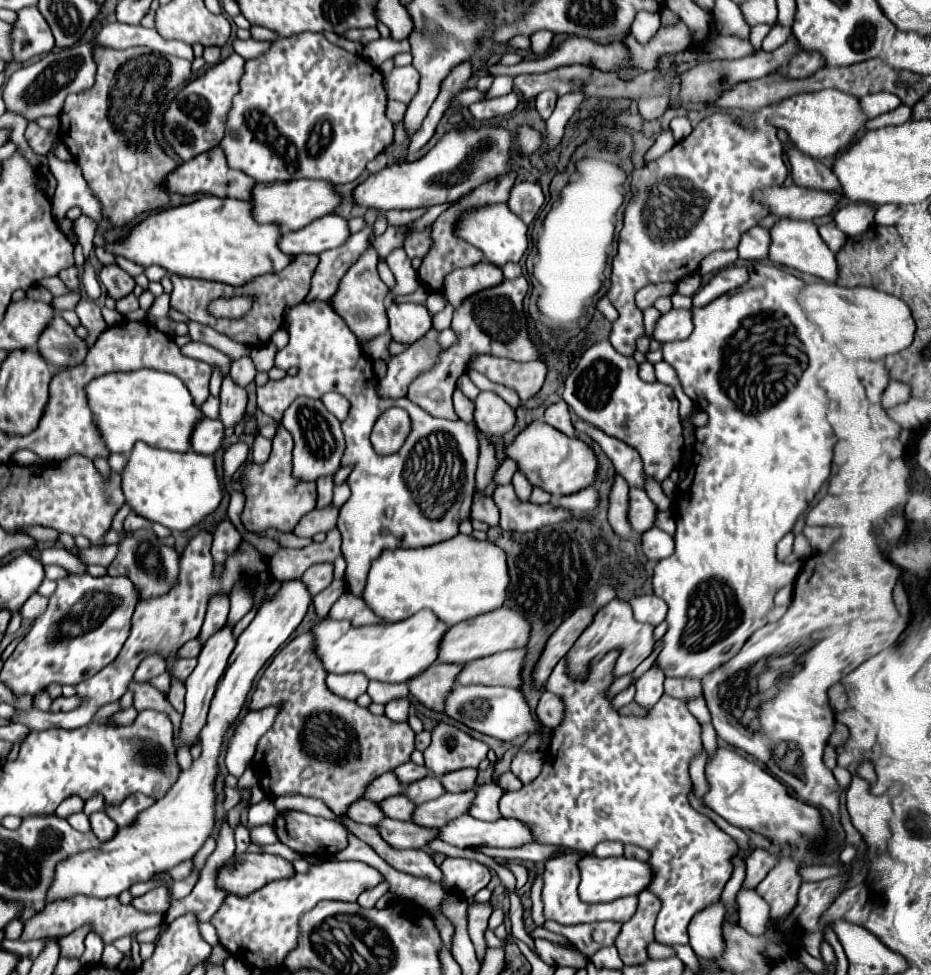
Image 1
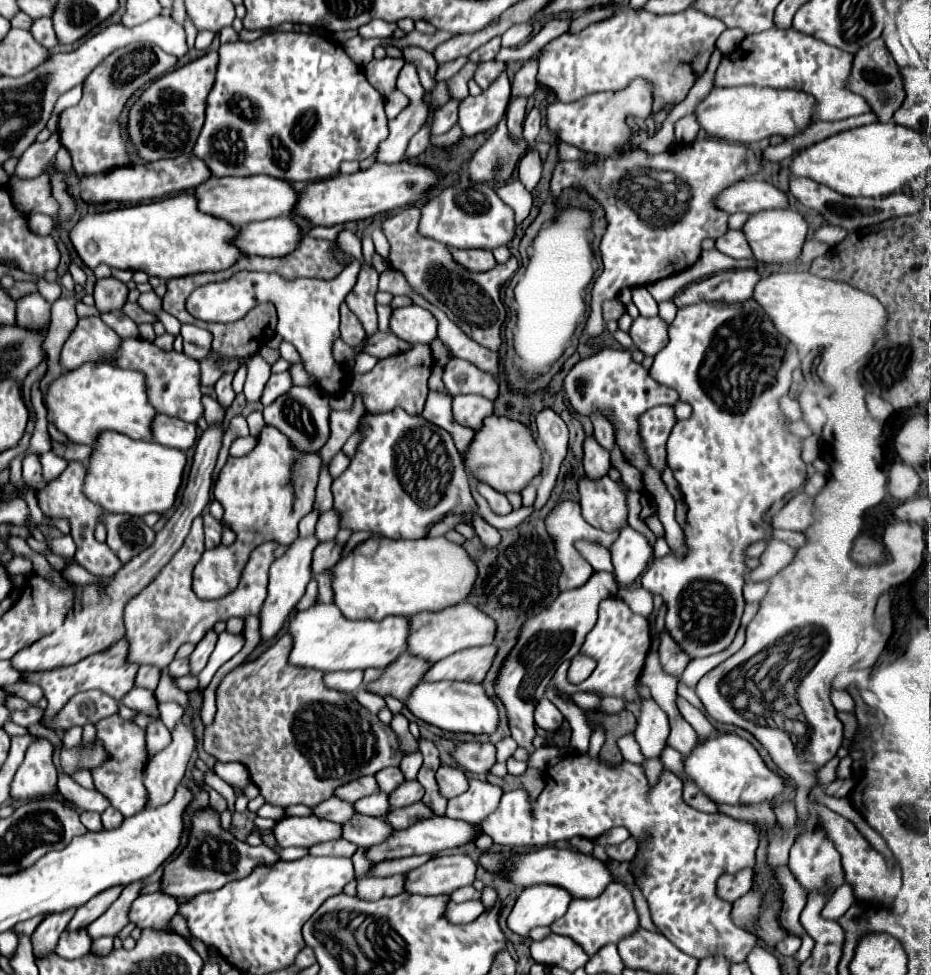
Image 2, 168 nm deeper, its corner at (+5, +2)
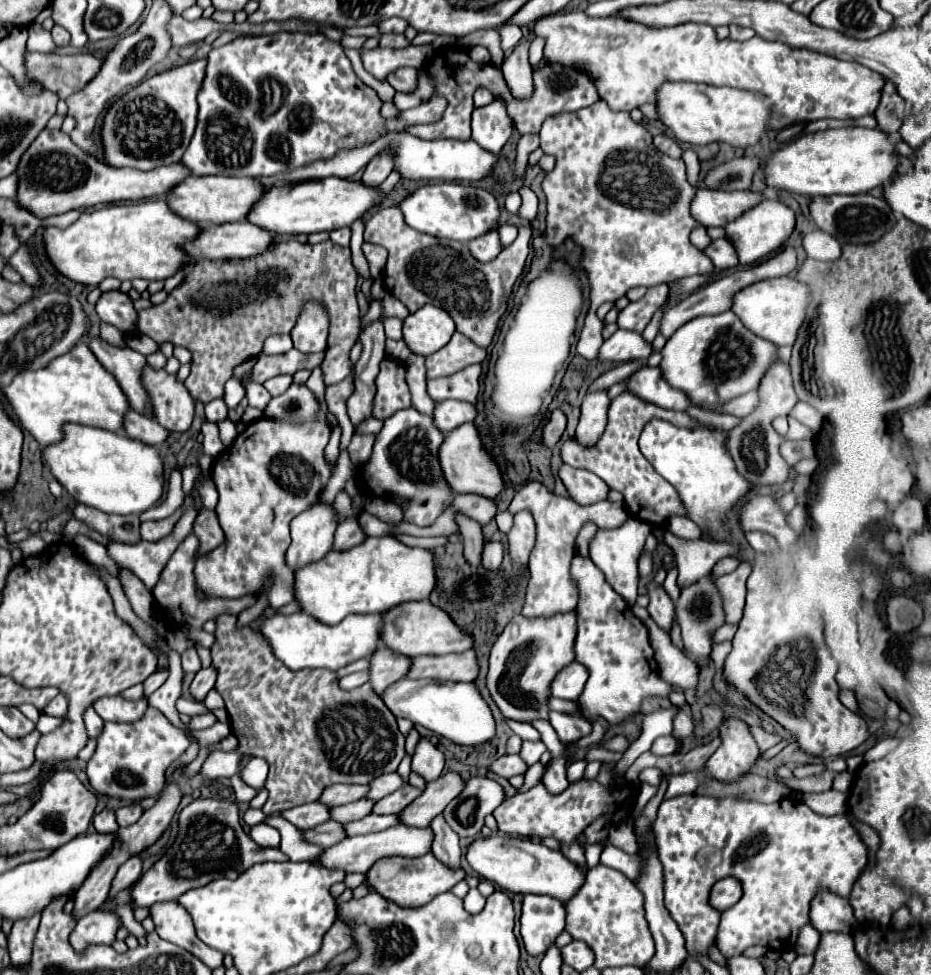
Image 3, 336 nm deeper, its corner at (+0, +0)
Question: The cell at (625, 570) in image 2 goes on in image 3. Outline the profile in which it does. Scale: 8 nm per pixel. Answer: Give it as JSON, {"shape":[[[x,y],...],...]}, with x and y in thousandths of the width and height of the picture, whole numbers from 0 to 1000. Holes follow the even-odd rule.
{"shape":[[[675,532],[670,538],[660,543],[642,543],[632,559],[632,571],[634,575],[649,588],[653,600],[672,614],[675,621],[681,621],[683,604],[685,604],[685,571],[690,567],[692,555],[698,549],[698,538],[690,536],[685,532]]]}

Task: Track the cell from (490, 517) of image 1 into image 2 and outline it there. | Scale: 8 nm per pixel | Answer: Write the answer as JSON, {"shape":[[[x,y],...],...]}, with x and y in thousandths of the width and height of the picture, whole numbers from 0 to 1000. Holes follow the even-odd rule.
{"shape":[[[515,526],[508,530],[508,541],[510,541],[510,545],[512,545],[512,549],[517,551],[517,555],[523,559],[523,561],[530,561],[530,559],[534,559],[534,555],[538,553],[538,549],[536,549],[536,545],[530,541],[530,538],[525,538]]]}

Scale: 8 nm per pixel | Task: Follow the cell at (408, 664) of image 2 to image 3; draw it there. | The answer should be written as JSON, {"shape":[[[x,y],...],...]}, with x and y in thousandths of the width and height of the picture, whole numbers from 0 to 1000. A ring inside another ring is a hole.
{"shape":[[[408,662],[406,668],[402,668],[397,672],[397,686],[395,686],[397,703],[402,705],[402,709],[406,713],[410,713],[410,709],[419,701],[423,701],[423,698],[427,698],[427,696],[432,696],[436,692],[438,684],[440,684],[438,674],[427,672],[423,668],[419,668],[417,664]]]}

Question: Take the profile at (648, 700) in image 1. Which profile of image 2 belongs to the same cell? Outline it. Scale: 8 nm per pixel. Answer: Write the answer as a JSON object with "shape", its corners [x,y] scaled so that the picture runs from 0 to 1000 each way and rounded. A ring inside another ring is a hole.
{"shape":[[[699,715],[686,717],[686,737],[682,748],[682,758],[695,776],[691,787],[699,803],[708,799],[708,793],[712,791],[712,785],[708,783],[708,772],[716,766],[719,756],[719,735]]]}

